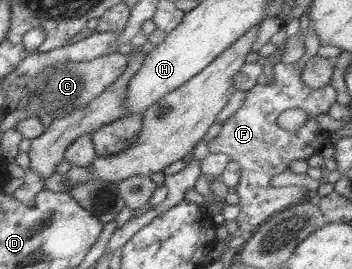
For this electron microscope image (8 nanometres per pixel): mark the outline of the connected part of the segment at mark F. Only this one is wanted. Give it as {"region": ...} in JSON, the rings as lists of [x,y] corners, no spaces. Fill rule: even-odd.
{"region":[[[276,60],[273,65],[274,80],[271,85],[255,85],[245,92],[241,107],[225,122],[219,125],[219,132],[209,138],[206,144],[208,153],[224,153],[240,167],[240,179],[235,187],[239,198],[239,212],[235,219],[239,229],[252,232],[275,212],[305,201],[311,192],[305,187],[271,187],[270,180],[288,168],[293,159],[307,160],[311,155],[319,154],[328,134],[318,128],[315,118],[326,114],[336,102],[336,93],[331,85],[321,89],[310,89],[303,84],[299,71],[294,64],[285,64]],[[287,109],[301,109],[307,112],[307,122],[303,128],[289,132],[277,126],[278,116]]]}

